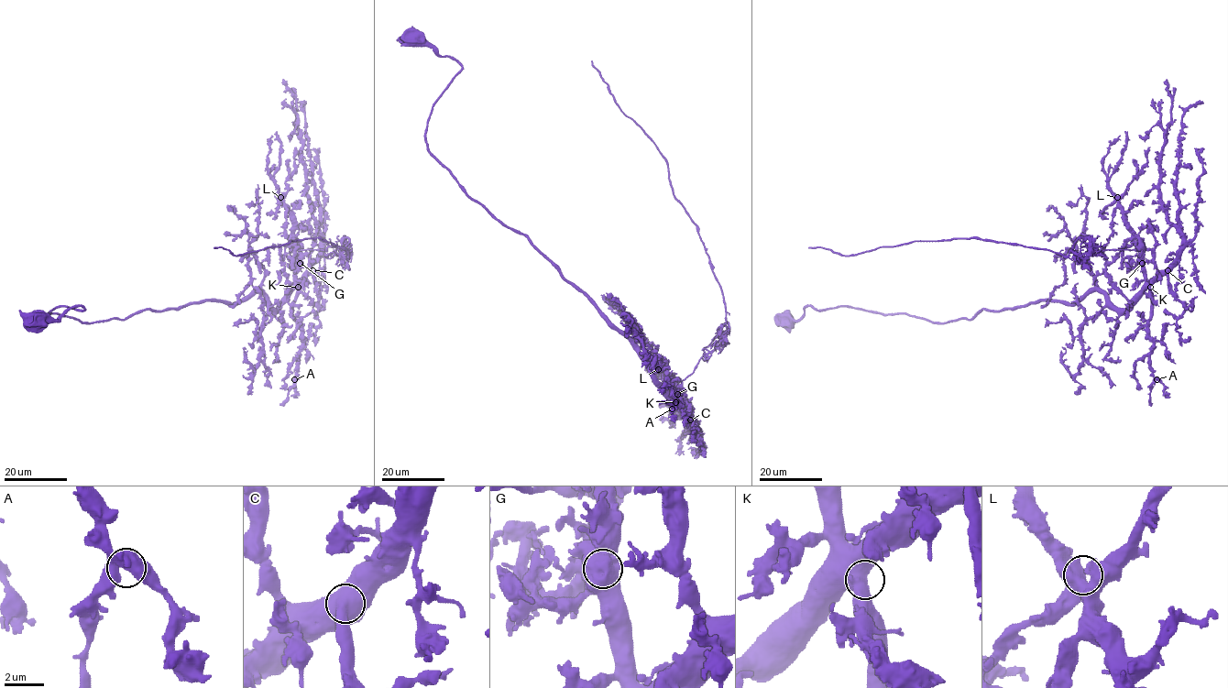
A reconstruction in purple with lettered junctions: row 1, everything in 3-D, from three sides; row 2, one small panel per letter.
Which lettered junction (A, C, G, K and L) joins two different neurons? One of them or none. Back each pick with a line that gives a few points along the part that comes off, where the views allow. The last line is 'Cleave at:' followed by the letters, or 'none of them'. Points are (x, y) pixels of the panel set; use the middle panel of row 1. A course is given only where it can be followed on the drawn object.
G: (677, 393), (668, 388), (725, 330), (721, 286), (674, 196), (666, 159), (591, 60)
Cleave at: G

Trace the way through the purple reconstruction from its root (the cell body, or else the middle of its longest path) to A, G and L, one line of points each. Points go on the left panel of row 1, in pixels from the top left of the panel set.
A: (37, 319), (81, 306), (49, 314), (103, 322), (235, 304), (252, 290), (279, 308), (296, 289), (294, 379)
G: (37, 319), (81, 306), (49, 314), (103, 322), (235, 304), (252, 290), (276, 308), (300, 262)
L: (37, 319), (81, 306), (49, 314), (103, 322), (235, 304), (252, 290), (276, 308), (298, 256), (280, 197)

